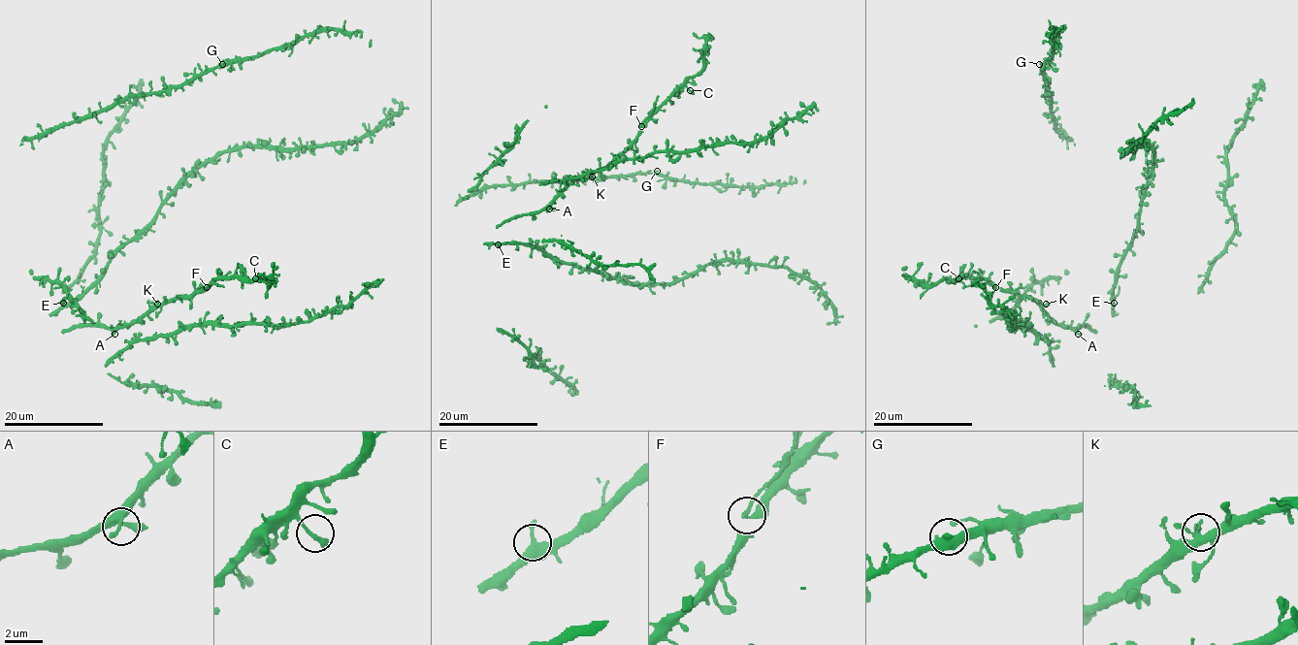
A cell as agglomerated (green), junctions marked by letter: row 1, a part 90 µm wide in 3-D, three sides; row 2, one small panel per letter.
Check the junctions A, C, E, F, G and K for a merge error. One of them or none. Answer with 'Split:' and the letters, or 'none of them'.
Split: F

